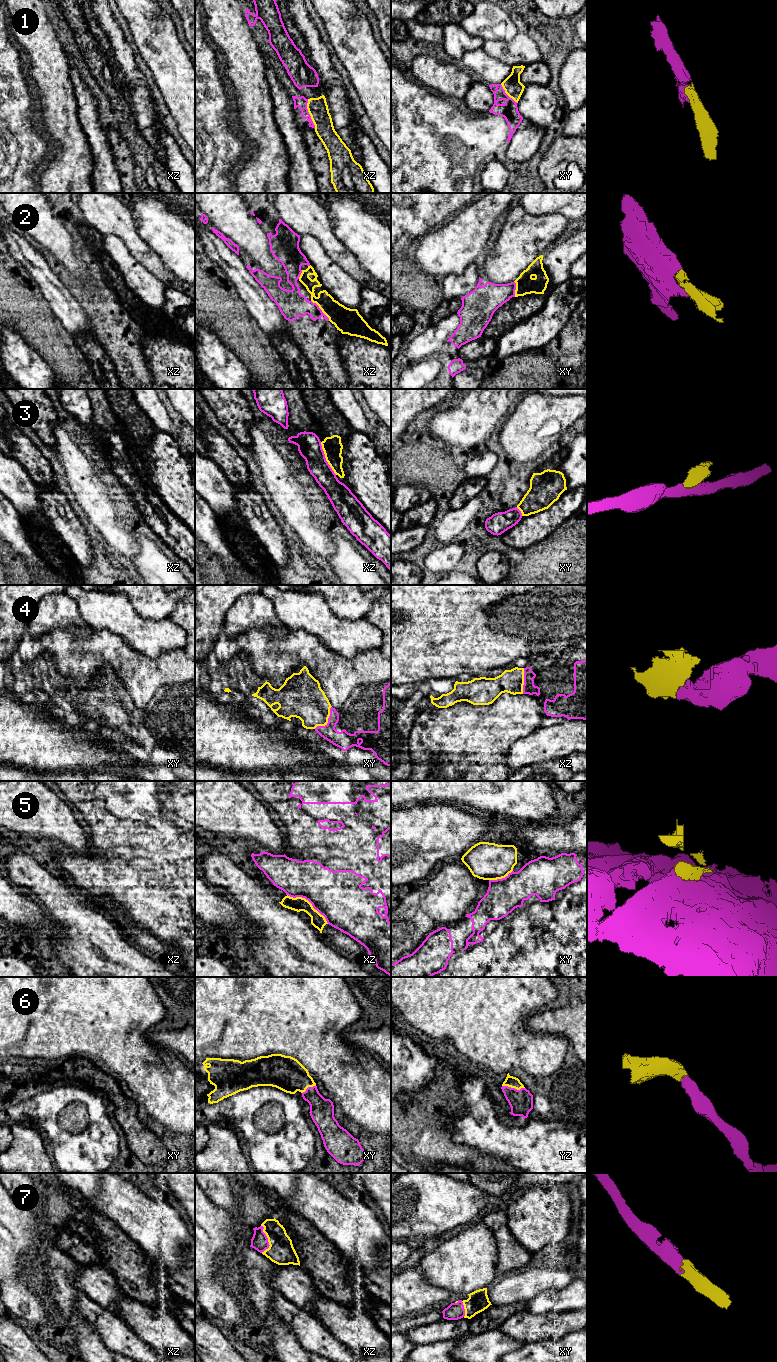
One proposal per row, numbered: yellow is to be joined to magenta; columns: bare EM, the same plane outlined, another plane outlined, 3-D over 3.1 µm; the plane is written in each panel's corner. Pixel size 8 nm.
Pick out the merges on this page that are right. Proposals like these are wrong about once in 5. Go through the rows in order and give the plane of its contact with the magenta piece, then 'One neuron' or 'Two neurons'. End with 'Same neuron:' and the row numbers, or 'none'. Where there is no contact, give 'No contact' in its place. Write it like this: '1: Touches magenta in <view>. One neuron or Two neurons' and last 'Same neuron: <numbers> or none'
1: Touches magenta in xz. One neuron
2: Touches magenta in xz. One neuron
3: Touches magenta in xz. Two neurons
4: Touches magenta in xy. One neuron
5: Touches magenta in xz. Two neurons
6: Touches magenta in yz. One neuron
7: Touches magenta in xz. One neuron
Same neuron: 1, 2, 4, 6, 7

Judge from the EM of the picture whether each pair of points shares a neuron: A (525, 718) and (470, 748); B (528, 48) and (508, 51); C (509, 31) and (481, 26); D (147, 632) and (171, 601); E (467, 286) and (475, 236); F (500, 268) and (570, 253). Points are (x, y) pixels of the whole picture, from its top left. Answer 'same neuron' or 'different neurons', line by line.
A: same neuron
B: same neuron
C: same neuron
D: different neurons
E: different neurons
F: different neurons

